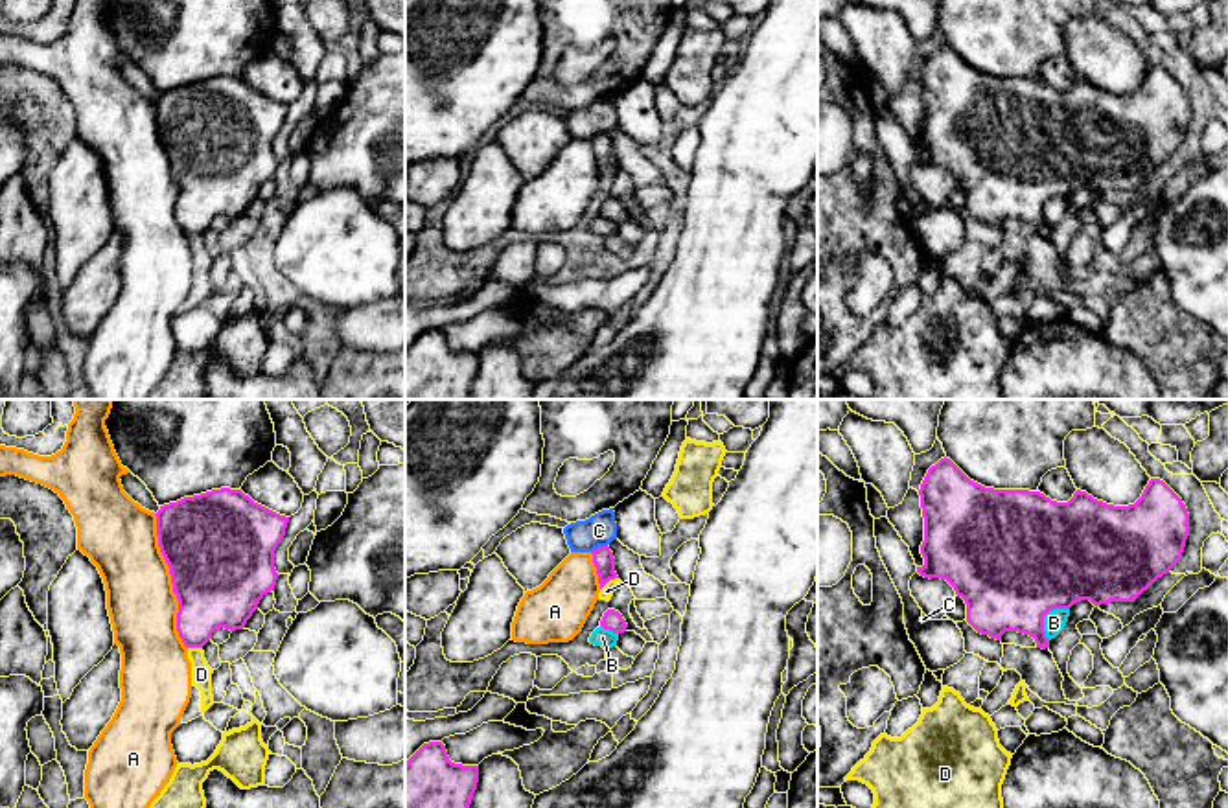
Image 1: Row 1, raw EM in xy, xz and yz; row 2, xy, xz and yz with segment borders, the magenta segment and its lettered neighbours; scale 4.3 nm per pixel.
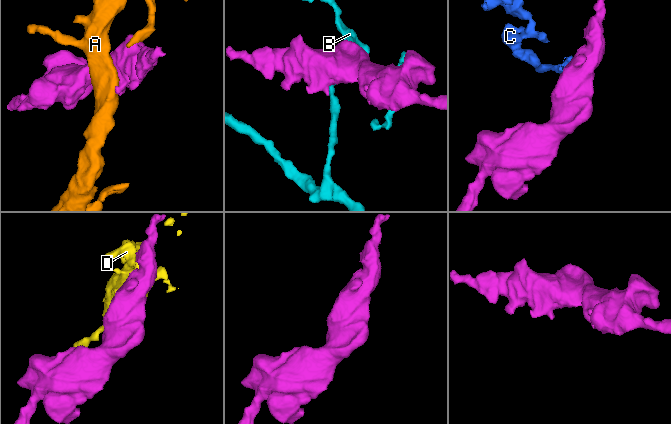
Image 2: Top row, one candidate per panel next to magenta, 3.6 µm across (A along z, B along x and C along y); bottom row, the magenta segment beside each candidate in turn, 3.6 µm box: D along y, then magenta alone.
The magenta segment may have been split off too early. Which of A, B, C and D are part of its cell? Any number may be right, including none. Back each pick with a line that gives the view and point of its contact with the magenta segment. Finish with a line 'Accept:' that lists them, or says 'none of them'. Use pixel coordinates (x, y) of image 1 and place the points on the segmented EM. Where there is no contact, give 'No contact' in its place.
Accept: none of them

